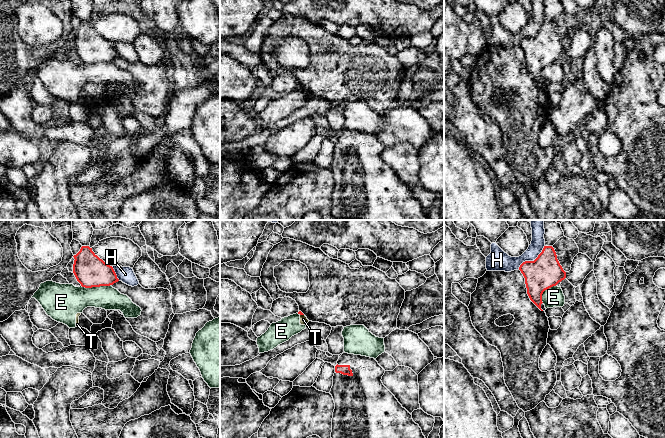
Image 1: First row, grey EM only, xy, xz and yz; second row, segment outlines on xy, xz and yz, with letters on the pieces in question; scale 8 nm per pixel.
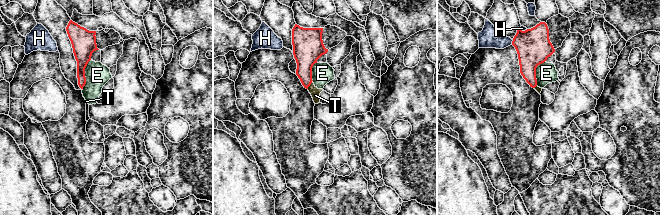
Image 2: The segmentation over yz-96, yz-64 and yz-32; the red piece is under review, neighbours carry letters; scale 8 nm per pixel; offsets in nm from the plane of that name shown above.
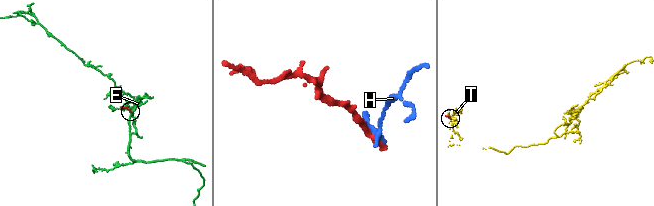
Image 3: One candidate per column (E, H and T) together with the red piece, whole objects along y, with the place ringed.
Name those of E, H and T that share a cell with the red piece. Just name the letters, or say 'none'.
none

